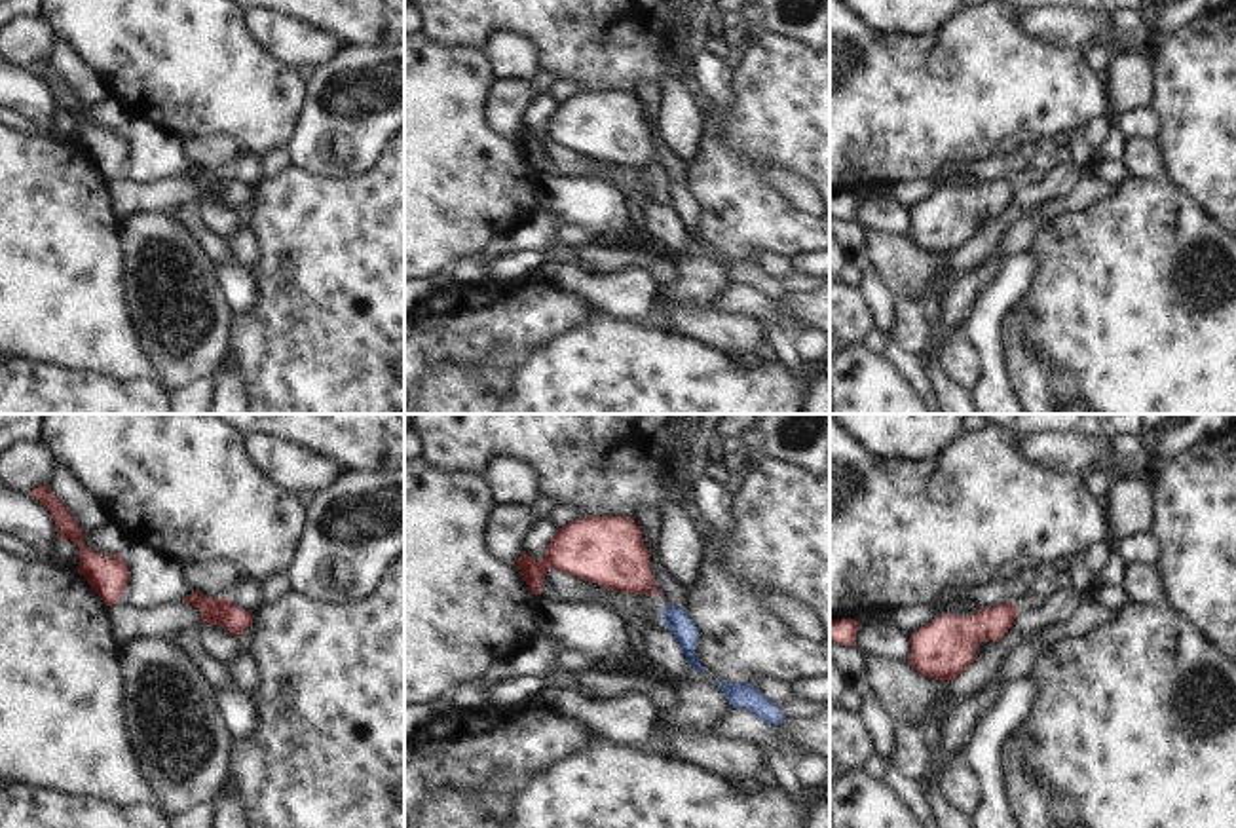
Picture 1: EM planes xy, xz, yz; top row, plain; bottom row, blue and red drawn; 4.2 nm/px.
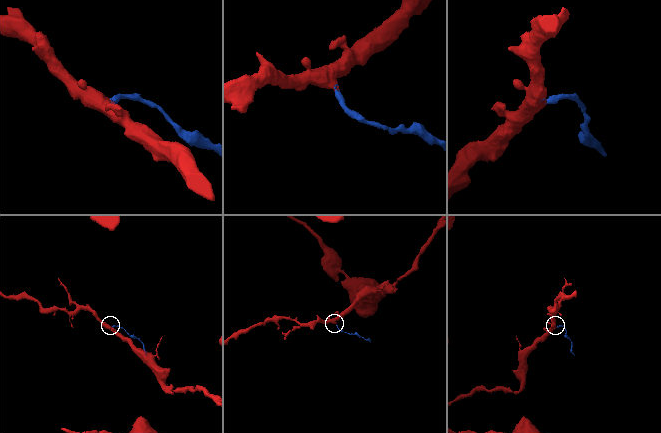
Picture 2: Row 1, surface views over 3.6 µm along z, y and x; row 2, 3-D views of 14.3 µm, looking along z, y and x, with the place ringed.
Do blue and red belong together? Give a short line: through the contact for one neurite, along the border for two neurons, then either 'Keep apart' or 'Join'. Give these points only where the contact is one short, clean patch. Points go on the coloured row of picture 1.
Line: xy (234, 602), (236, 604), (223, 612). Join.

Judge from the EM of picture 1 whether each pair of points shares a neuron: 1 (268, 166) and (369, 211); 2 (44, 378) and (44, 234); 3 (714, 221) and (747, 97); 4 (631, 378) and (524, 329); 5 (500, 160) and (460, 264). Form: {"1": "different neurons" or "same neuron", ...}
{"1": "different neurons", "2": "different neurons", "3": "same neuron", "4": "different neurons", "5": "different neurons"}

